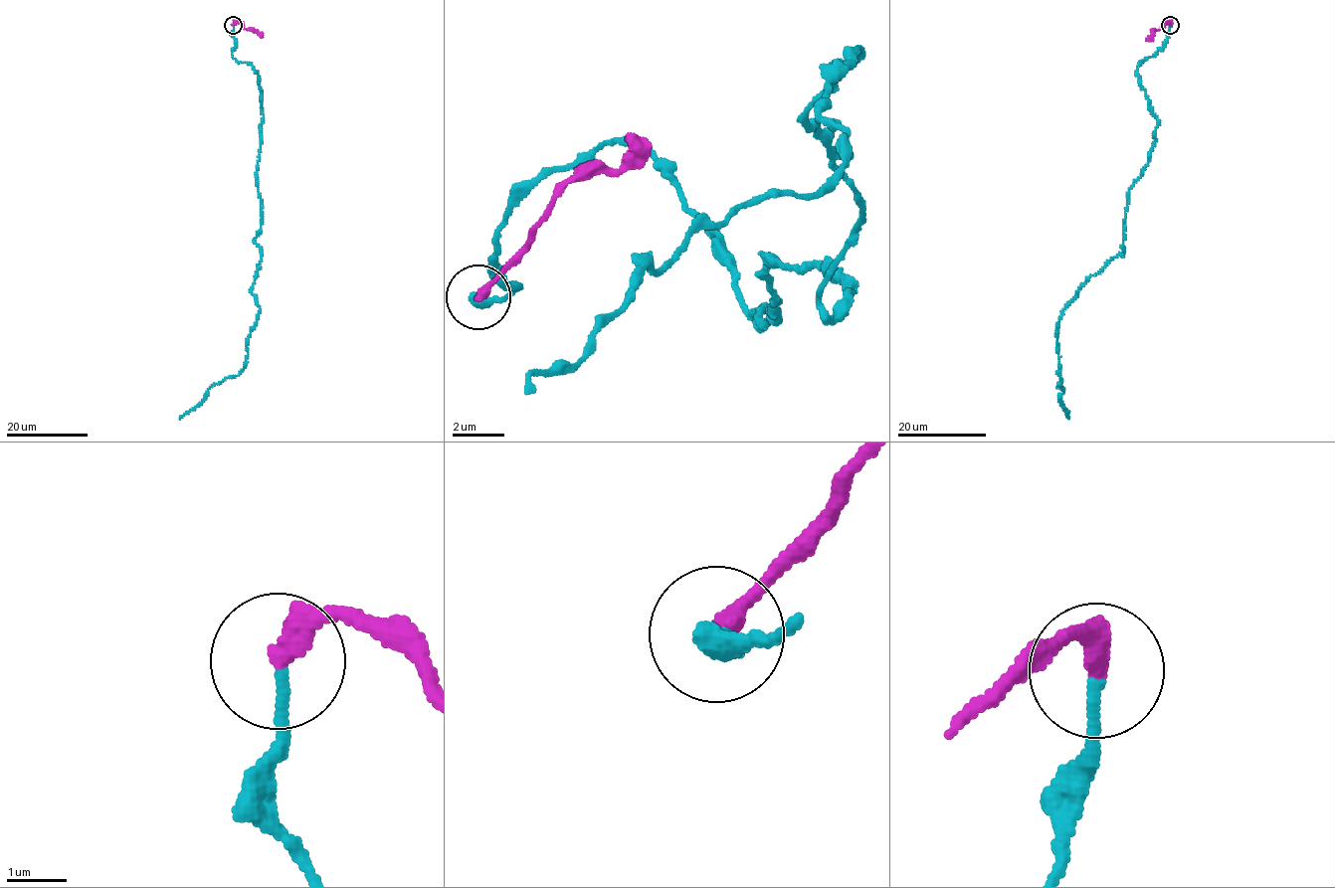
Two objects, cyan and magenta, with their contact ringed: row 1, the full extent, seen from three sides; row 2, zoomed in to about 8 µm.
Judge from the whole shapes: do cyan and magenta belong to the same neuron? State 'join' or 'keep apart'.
join

